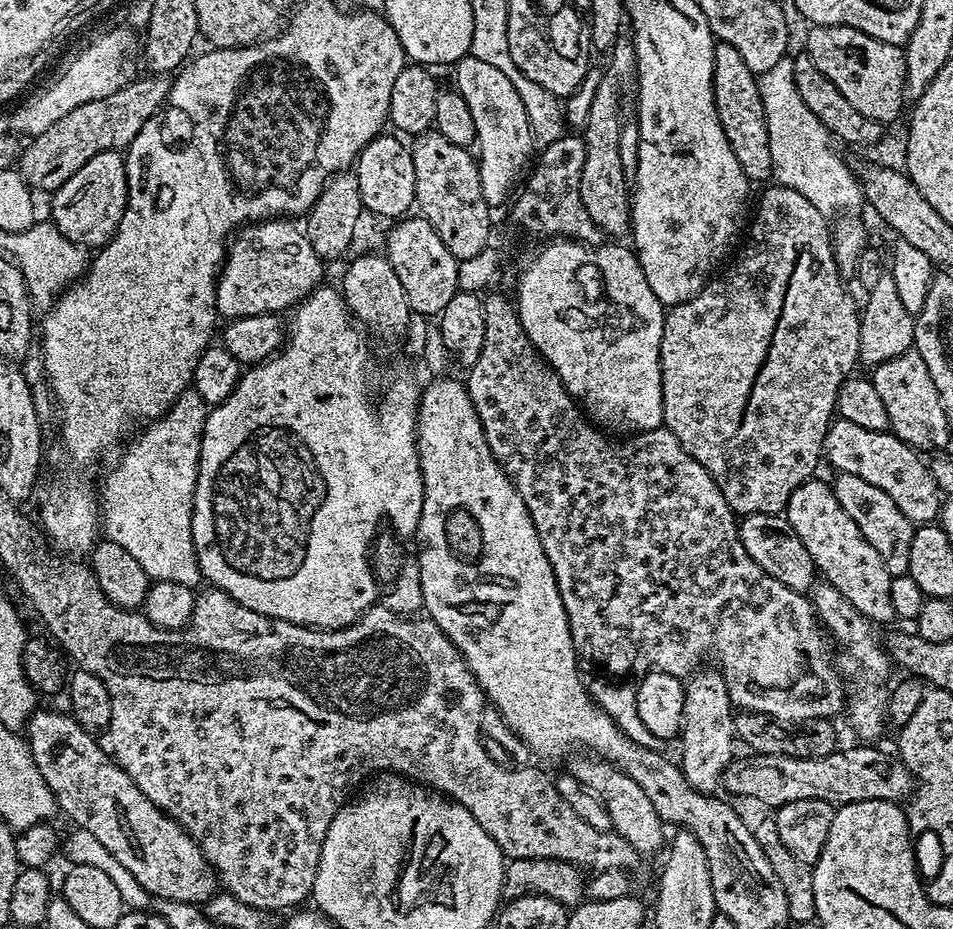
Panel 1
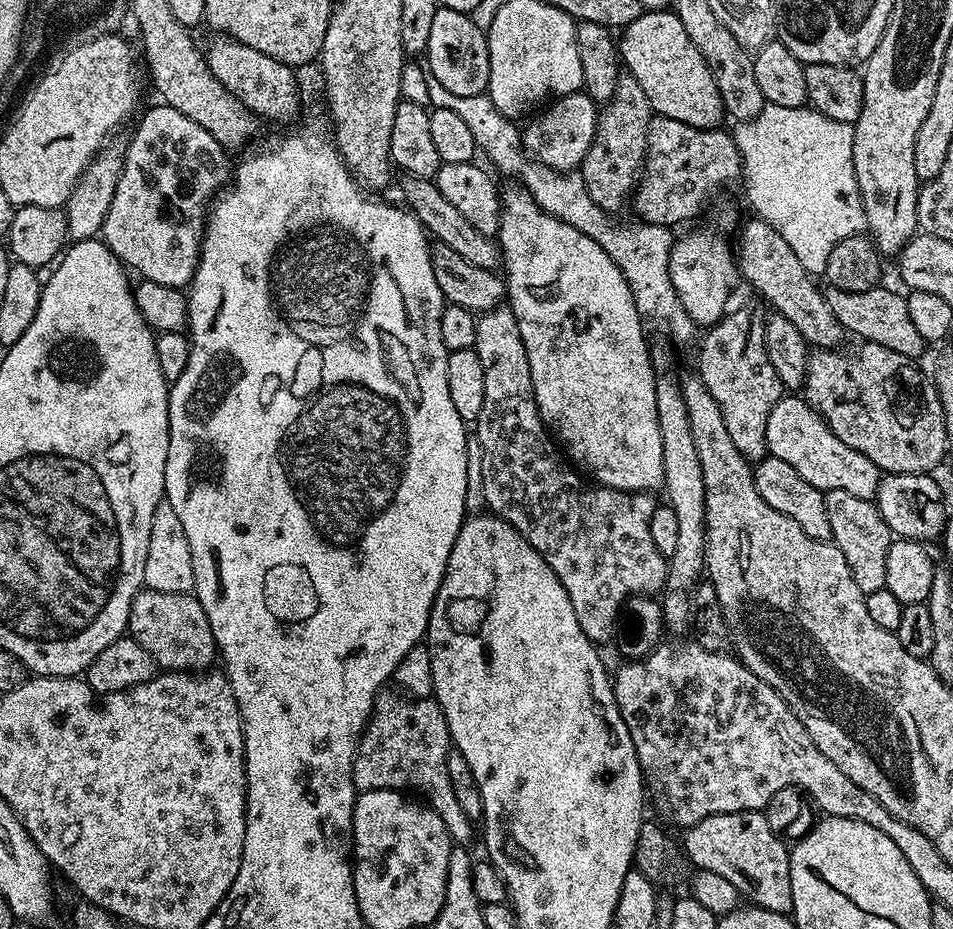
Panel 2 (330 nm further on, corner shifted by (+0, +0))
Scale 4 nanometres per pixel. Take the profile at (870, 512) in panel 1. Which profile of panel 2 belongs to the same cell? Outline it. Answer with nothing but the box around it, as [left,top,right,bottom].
[824,490,894,596]

